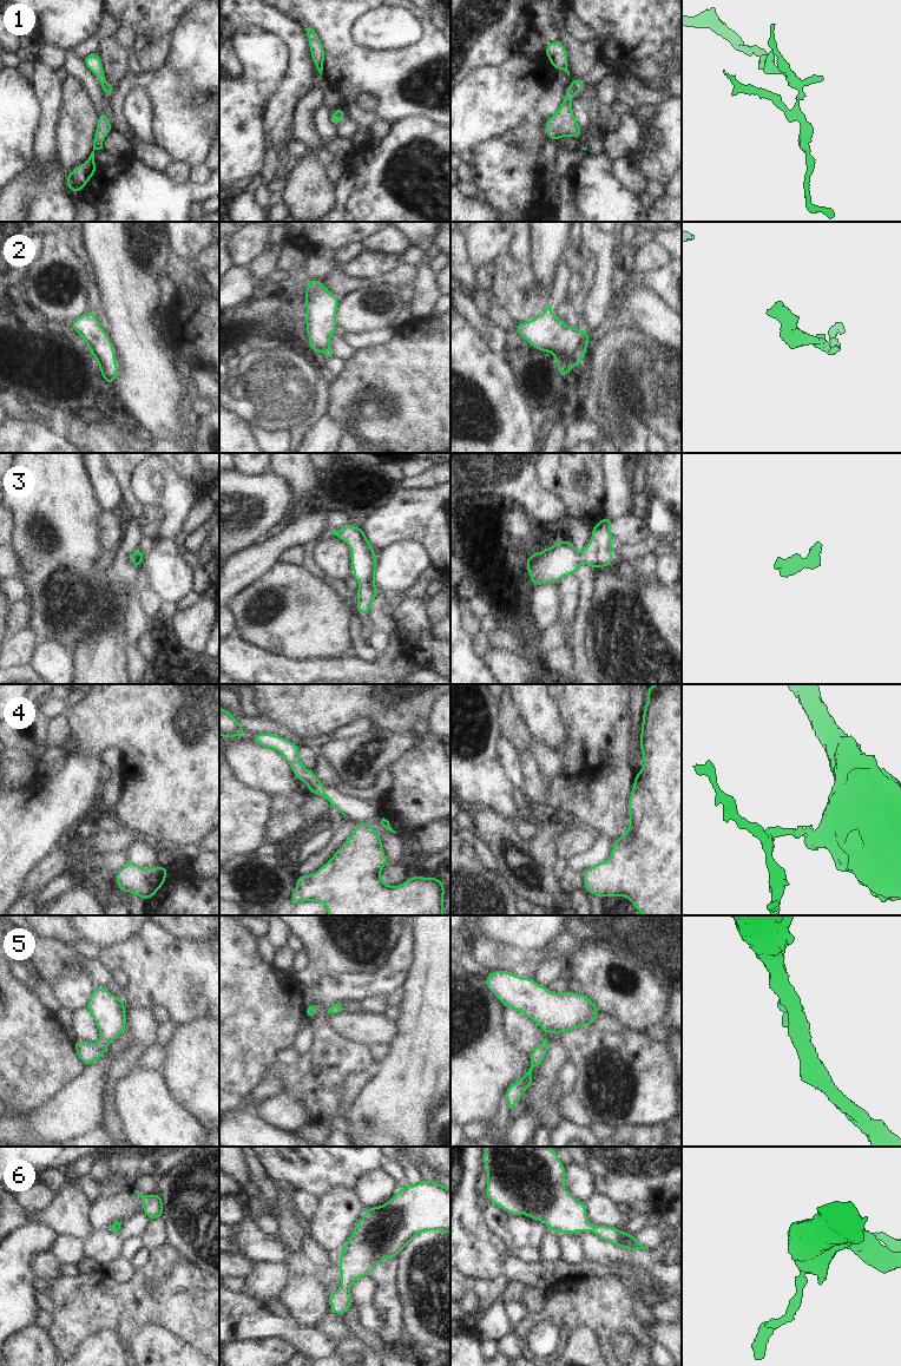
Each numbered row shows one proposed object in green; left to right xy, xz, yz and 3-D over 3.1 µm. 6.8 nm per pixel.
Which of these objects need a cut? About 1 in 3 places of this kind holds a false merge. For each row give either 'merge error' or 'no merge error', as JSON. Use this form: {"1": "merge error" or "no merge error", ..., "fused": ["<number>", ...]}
{"1": "merge error", "2": "no merge error", "3": "no merge error", "4": "merge error", "5": "no merge error", "6": "no merge error", "fused": ["1", "4"]}

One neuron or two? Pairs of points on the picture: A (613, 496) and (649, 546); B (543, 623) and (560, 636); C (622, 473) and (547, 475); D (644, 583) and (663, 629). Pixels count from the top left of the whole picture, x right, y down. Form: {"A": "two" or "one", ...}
{"A": "one", "B": "two", "C": "two", "D": "one"}

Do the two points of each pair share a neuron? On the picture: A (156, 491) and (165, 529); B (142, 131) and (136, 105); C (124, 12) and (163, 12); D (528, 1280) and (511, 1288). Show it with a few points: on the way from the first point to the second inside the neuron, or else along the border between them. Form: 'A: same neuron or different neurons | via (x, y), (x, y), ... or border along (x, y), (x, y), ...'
A: same neuron | via (165, 500), (169, 504), (169, 519)
B: same neuron | via (142, 125), (139, 111)
C: same neuron | via (133, 12), (153, 12)
D: different neurons | border along (510, 1281), (519, 1281), (526, 1287)

